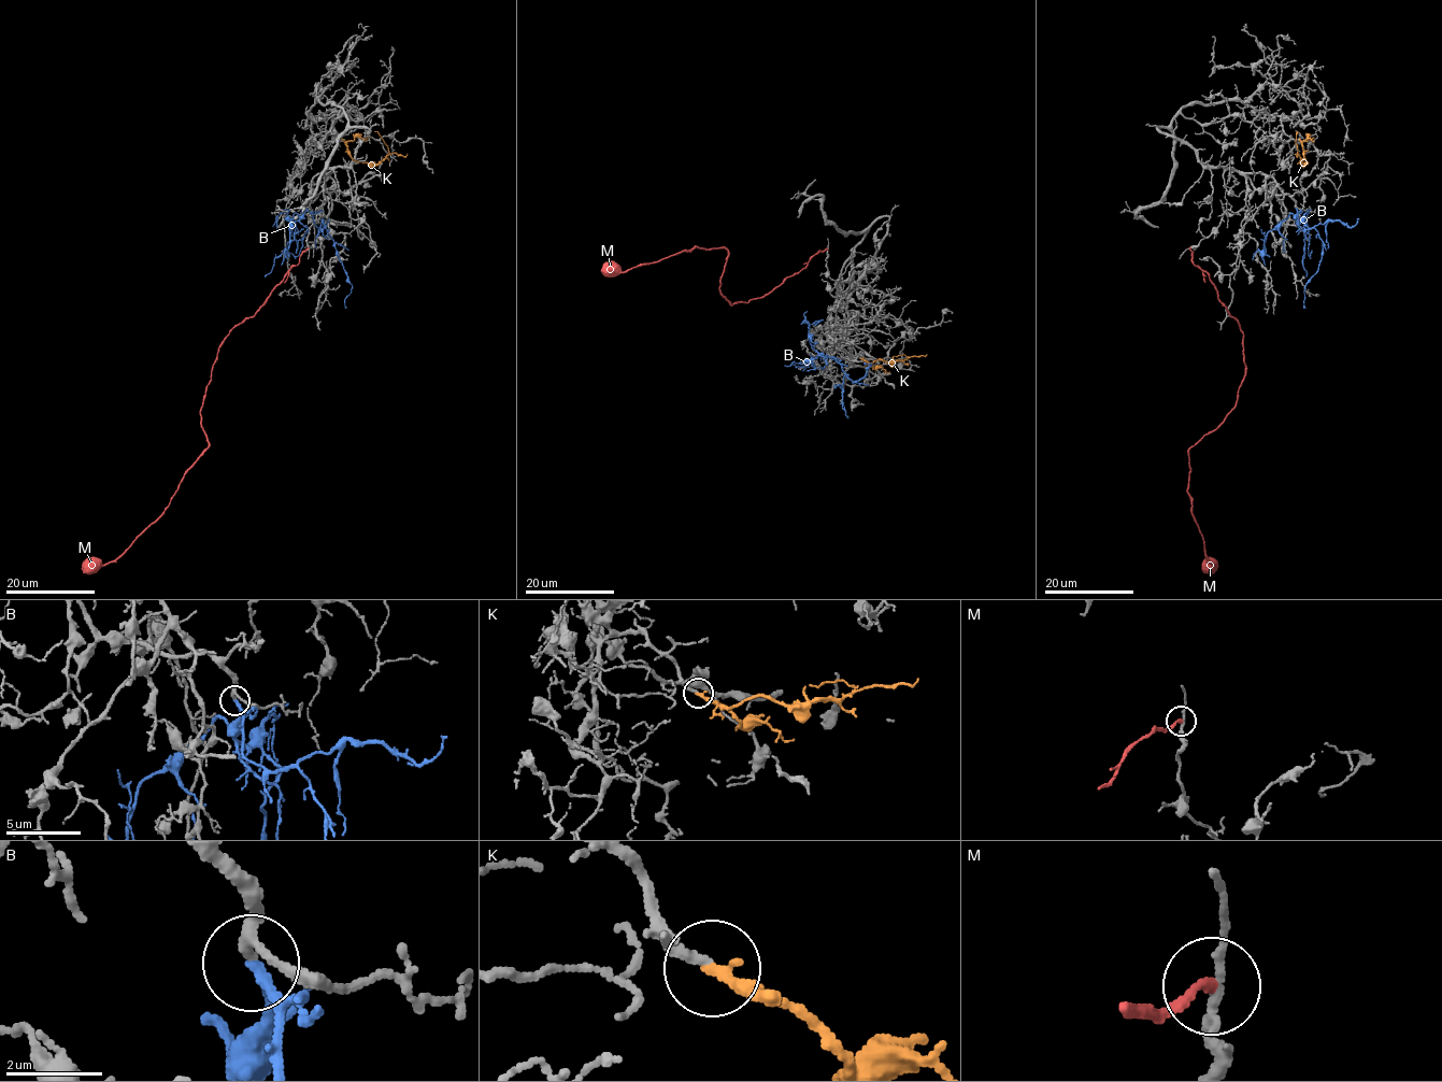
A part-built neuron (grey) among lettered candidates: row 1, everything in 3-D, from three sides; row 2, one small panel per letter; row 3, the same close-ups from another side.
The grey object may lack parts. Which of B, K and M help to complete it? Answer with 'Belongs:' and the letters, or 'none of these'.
Belongs: K

